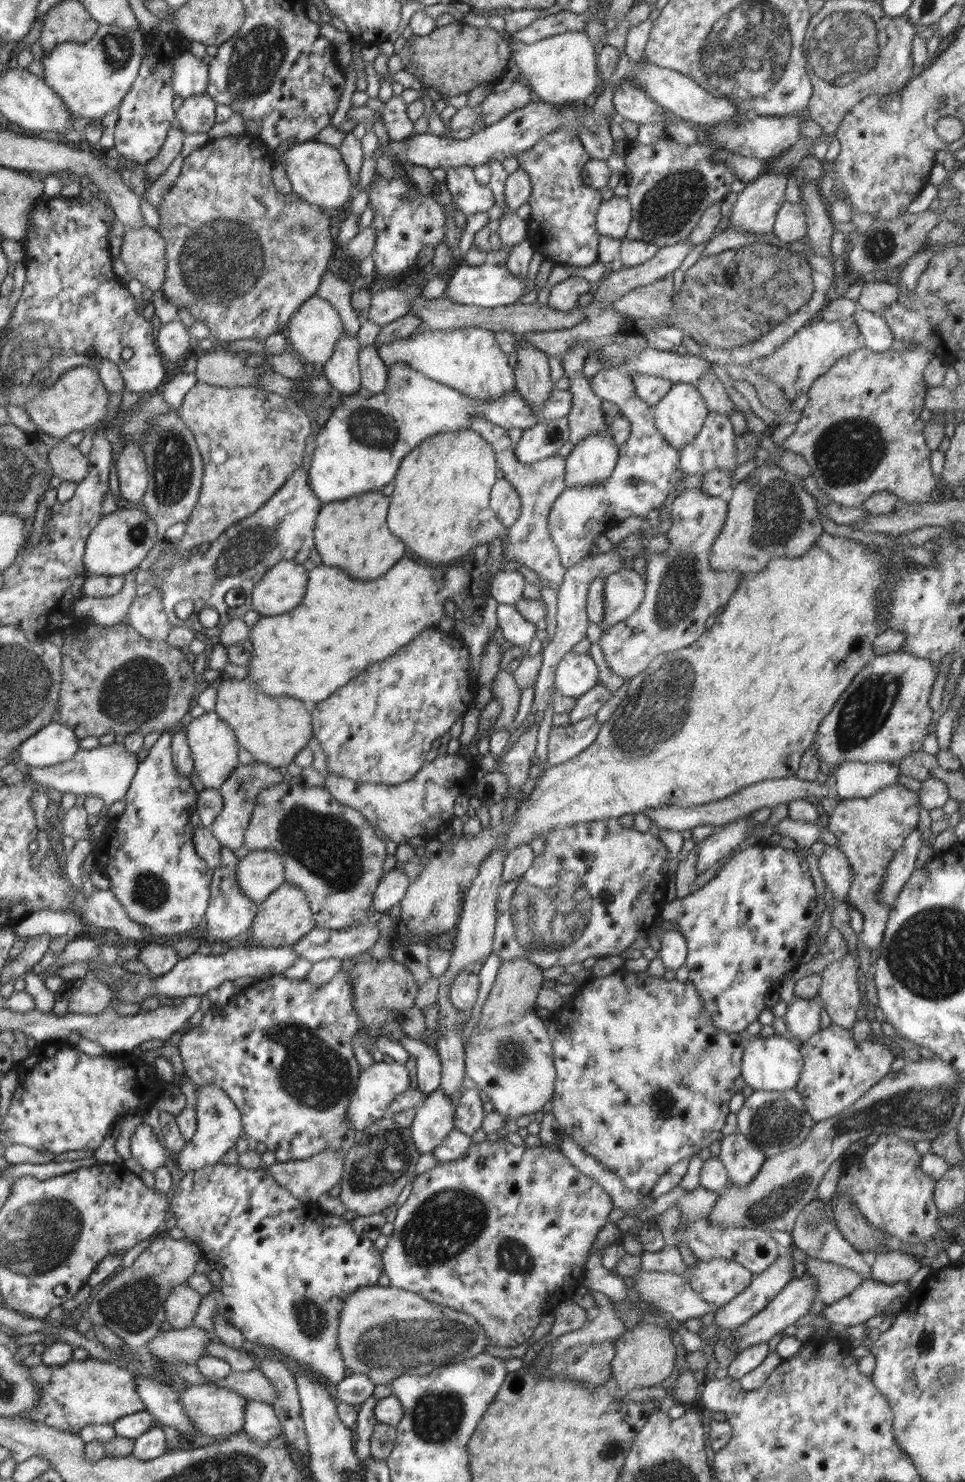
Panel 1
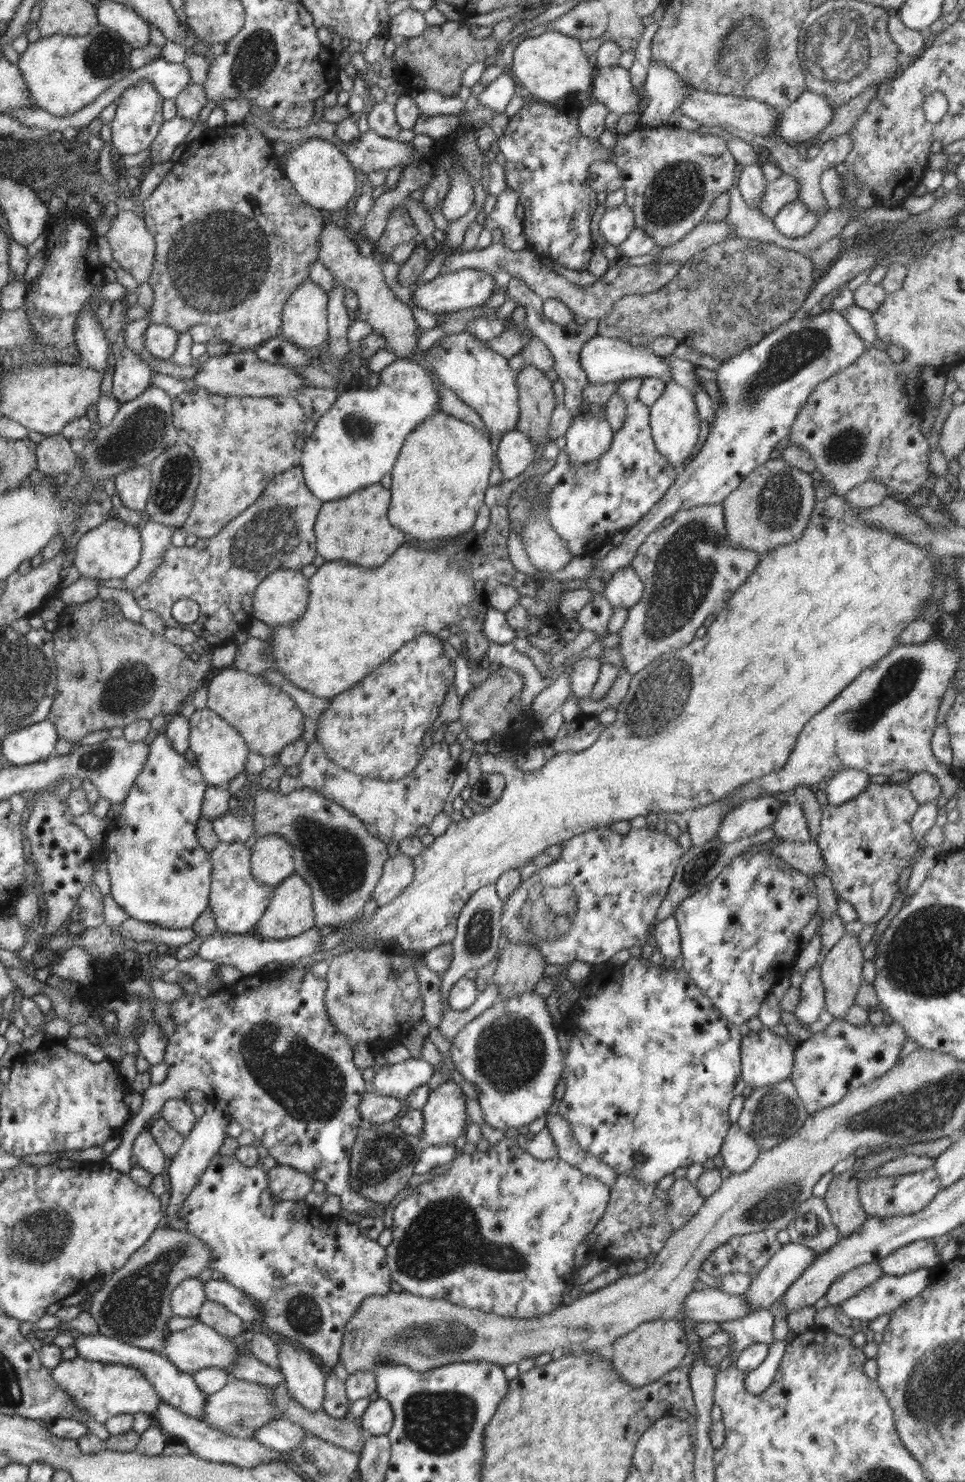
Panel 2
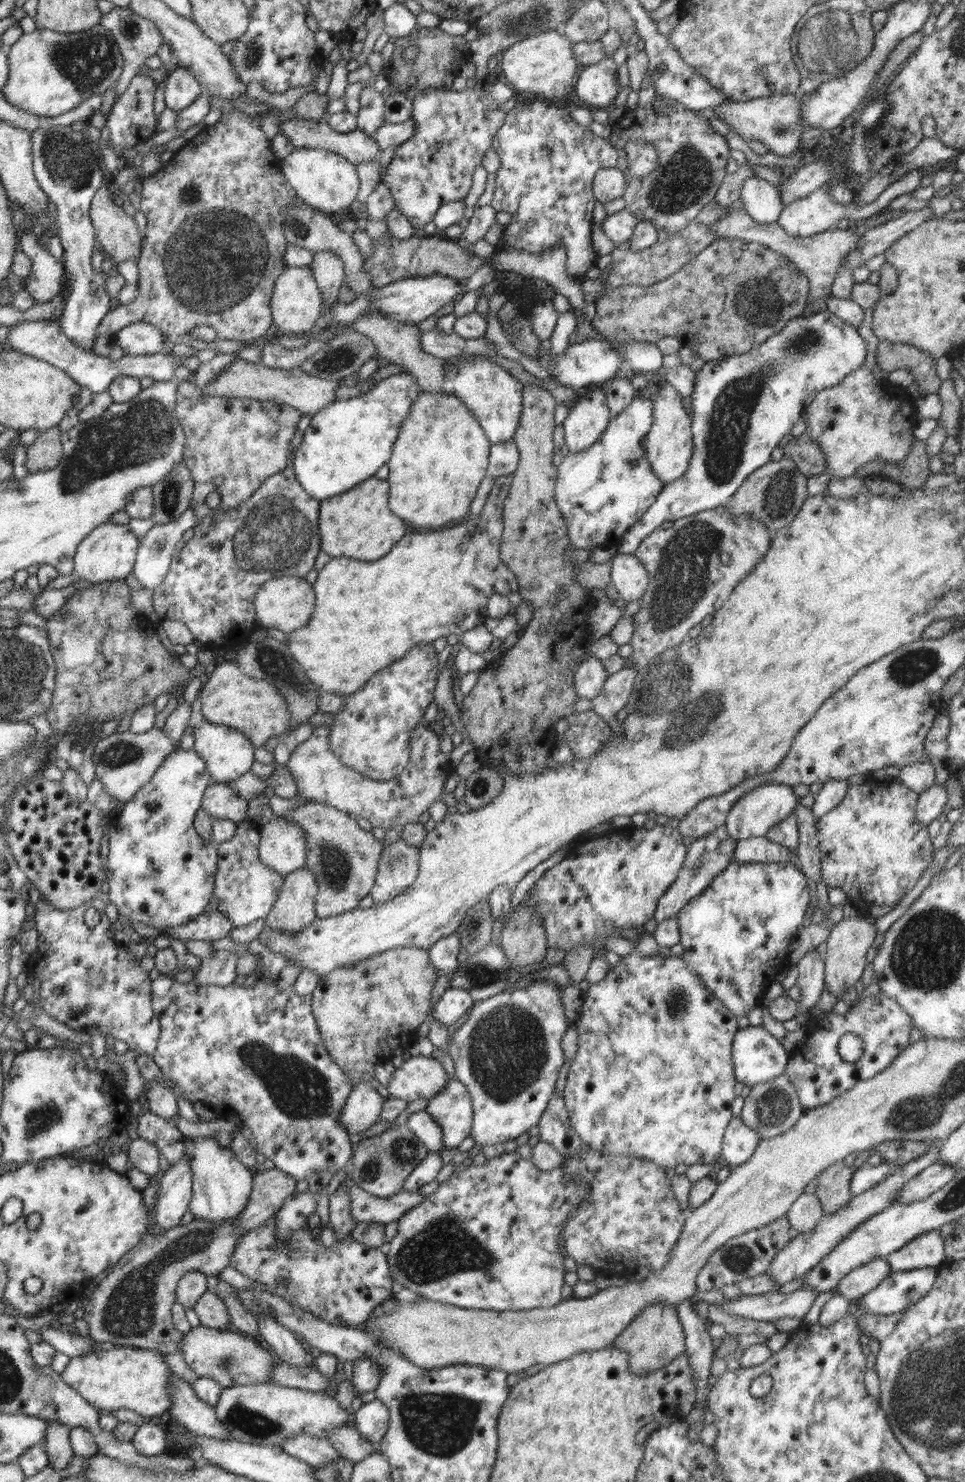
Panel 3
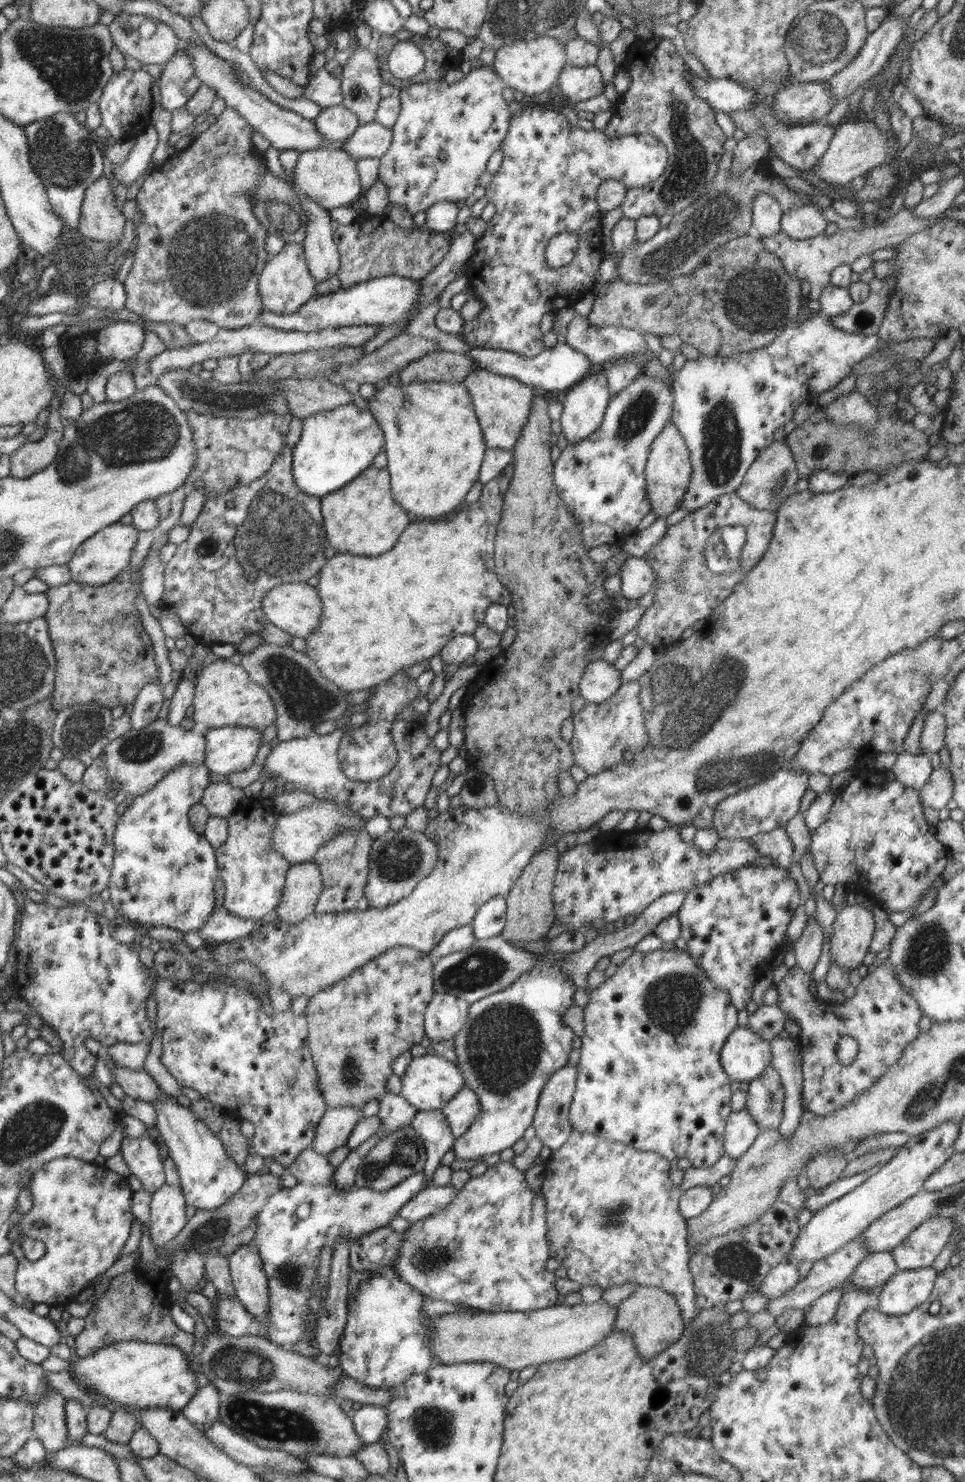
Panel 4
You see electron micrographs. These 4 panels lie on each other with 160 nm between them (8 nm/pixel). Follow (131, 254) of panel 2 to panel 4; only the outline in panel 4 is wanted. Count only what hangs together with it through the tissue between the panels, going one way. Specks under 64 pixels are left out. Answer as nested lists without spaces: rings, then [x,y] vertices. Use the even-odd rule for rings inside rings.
[[[105,175],[85,189],[79,218],[82,236],[116,244],[122,240],[127,218],[122,214],[114,187]]]

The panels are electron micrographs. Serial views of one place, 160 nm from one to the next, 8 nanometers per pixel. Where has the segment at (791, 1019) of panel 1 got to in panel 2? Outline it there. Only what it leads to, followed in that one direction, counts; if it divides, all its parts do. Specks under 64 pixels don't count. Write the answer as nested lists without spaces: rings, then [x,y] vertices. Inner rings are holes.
[[[812,967],[805,972],[800,985],[800,1003],[794,1010],[796,1022],[802,1026],[809,1026],[818,1020],[825,1010],[824,983],[819,967]]]

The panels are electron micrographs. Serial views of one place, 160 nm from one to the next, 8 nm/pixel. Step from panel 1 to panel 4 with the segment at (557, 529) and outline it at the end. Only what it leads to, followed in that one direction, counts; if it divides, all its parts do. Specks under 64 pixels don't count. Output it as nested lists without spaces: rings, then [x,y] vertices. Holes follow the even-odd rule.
[[[638,375],[630,384],[626,386],[624,390],[621,390],[617,395],[614,395],[606,407],[606,412],[604,413],[600,427],[592,434],[588,435],[588,438],[584,440],[579,440],[576,444],[568,443],[568,446],[561,451],[560,457],[558,460],[554,460],[553,468],[553,481],[556,485],[556,490],[560,495],[560,498],[566,503],[566,508],[569,509],[569,512],[574,516],[574,520],[577,521],[578,526],[580,527],[580,536],[582,536],[582,546],[586,548],[595,548],[602,544],[618,545],[623,544],[628,539],[632,538],[637,532],[638,524],[651,512],[651,504],[649,503],[649,498],[647,498],[646,492],[646,466],[648,453],[650,452],[650,445],[654,442],[656,436],[659,432],[662,432],[662,429],[671,421],[673,409],[673,393],[668,389],[661,379],[644,375]]]

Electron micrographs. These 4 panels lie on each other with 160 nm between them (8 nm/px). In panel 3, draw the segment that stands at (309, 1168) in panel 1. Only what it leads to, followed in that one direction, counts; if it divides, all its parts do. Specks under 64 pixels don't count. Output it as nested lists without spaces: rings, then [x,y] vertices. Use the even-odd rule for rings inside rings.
[[[276,1167],[262,1172],[255,1172],[253,1176],[253,1187],[246,1208],[233,1221],[223,1223],[212,1223],[194,1217],[187,1225],[178,1225],[163,1234],[154,1237],[146,1233],[139,1244],[133,1246],[126,1254],[111,1268],[107,1278],[102,1280],[98,1287],[87,1297],[84,1305],[83,1319],[88,1323],[89,1337],[95,1342],[112,1342],[124,1346],[140,1347],[161,1352],[165,1356],[181,1352],[181,1342],[185,1333],[178,1331],[172,1323],[172,1305],[177,1302],[175,1293],[178,1281],[186,1272],[200,1272],[202,1275],[218,1276],[224,1268],[230,1264],[235,1244],[239,1236],[257,1226],[262,1226],[275,1214],[284,1204],[284,1201],[296,1193],[297,1180],[278,1170]]]

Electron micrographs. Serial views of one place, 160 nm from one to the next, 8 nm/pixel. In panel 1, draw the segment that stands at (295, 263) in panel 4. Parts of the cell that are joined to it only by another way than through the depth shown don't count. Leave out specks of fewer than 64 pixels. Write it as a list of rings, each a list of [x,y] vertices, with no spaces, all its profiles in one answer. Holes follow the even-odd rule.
[[[317,294],[312,295],[298,307],[298,312],[291,317],[284,328],[290,350],[302,358],[308,366],[318,362],[323,365],[331,357],[333,346],[341,334],[346,333],[344,330],[338,312],[327,300]]]

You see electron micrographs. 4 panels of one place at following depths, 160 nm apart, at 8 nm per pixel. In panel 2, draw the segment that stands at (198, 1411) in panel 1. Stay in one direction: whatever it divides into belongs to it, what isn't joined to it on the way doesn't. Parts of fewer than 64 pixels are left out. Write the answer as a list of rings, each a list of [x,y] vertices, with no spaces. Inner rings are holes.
[[[237,1380],[226,1383],[218,1392],[205,1397],[205,1415],[202,1420],[216,1430],[238,1438],[255,1438],[256,1431],[281,1416],[273,1405],[273,1390],[269,1386]]]

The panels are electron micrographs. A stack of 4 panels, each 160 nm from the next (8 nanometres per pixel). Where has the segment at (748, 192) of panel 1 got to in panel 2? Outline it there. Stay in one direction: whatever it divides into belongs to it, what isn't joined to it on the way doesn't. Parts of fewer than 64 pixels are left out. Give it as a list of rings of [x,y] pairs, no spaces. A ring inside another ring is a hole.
[[[783,173],[780,178],[766,182],[764,188],[758,210],[769,219],[773,219],[783,206],[799,198],[798,182]]]

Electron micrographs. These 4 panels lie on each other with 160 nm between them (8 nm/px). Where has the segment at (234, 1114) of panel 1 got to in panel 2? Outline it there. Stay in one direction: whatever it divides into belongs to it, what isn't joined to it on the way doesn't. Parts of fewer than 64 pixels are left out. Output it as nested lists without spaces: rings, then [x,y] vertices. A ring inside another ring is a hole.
[[[218,1109],[212,1114],[204,1113],[194,1124],[192,1131],[185,1137],[184,1143],[178,1149],[178,1152],[172,1157],[172,1163],[168,1166],[168,1176],[172,1192],[170,1194],[166,1216],[172,1222],[178,1218],[177,1214],[183,1202],[190,1196],[197,1179],[200,1179],[205,1168],[210,1164],[214,1155],[219,1153],[220,1147],[224,1146],[224,1138],[227,1135],[227,1128],[231,1121],[225,1114]]]

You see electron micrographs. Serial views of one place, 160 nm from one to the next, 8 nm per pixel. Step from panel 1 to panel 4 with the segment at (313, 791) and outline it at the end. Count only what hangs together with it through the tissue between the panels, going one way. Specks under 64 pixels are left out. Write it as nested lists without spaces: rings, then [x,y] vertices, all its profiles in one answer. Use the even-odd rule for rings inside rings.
[[[362,827],[345,828],[331,836],[331,839],[318,849],[313,862],[321,872],[323,891],[315,906],[316,913],[334,914],[356,910],[358,900],[365,896],[373,839]]]

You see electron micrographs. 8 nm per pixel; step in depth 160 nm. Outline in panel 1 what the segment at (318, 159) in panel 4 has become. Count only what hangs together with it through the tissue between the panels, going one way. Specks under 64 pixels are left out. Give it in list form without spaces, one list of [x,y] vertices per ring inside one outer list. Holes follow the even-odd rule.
[[[318,140],[295,143],[280,155],[276,152],[275,158],[284,160],[284,169],[293,192],[318,209],[338,210],[354,192],[341,152],[332,145]]]

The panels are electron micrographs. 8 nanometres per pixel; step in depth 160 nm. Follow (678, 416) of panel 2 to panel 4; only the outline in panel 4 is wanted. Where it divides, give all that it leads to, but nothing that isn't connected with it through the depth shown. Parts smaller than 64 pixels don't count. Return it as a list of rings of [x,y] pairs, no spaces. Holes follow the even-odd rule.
[[[670,421],[662,429],[662,432],[658,433],[650,445],[650,452],[648,453],[645,489],[651,504],[651,511],[658,514],[658,517],[666,518],[676,512],[689,487],[690,477],[691,460],[688,447],[679,428],[676,428],[676,425]]]

